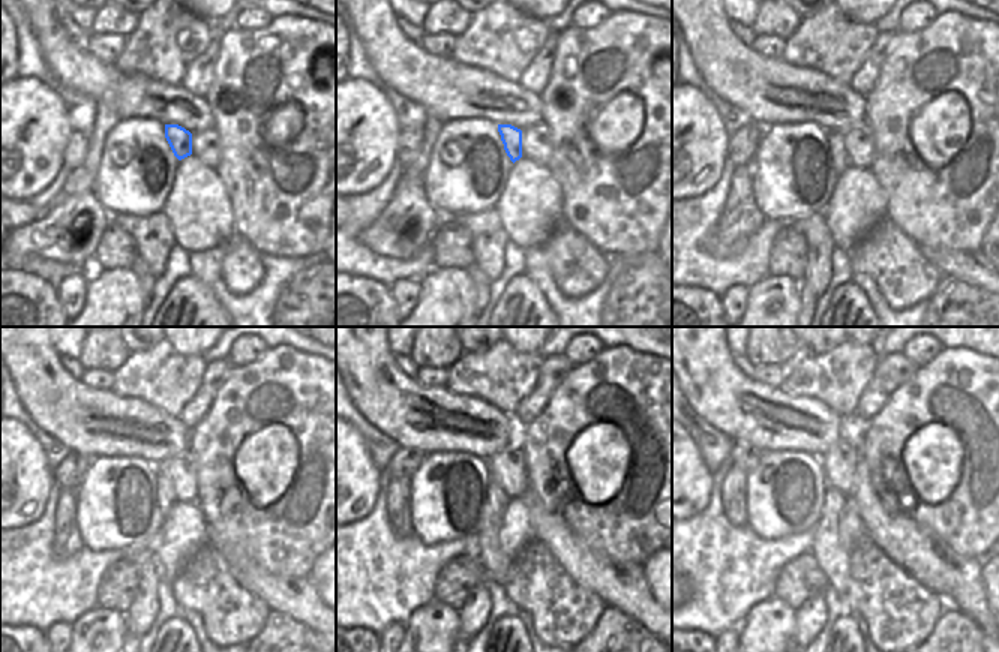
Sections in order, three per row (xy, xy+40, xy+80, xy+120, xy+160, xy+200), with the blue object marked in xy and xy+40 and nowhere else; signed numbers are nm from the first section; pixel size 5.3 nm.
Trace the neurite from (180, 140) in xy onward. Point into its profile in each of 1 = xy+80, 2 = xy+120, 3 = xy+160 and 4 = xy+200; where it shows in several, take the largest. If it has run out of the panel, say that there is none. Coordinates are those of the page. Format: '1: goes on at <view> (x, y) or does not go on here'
1: goes on at xy+80 (839, 153)
2: goes on at xy+120 (167, 496)
3: goes on at xy+160 (486, 549)
4: goes on at xy+200 (833, 558)

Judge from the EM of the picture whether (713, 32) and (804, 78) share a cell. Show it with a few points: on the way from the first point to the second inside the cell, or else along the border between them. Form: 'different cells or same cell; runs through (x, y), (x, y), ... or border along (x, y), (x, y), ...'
same cell; runs through (735, 54), (759, 78), (782, 78)

